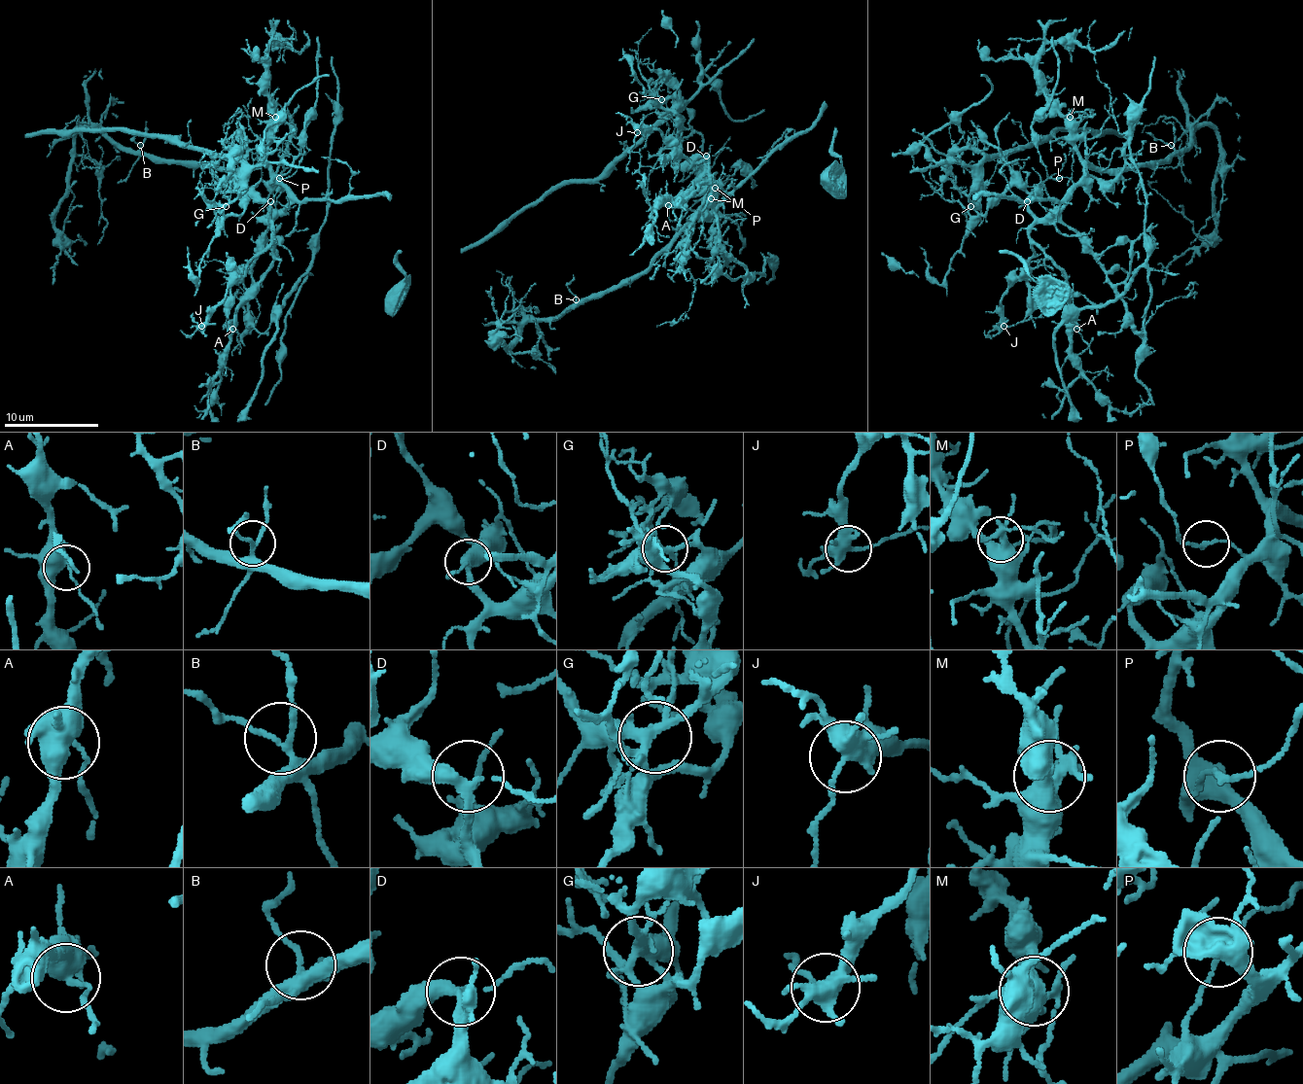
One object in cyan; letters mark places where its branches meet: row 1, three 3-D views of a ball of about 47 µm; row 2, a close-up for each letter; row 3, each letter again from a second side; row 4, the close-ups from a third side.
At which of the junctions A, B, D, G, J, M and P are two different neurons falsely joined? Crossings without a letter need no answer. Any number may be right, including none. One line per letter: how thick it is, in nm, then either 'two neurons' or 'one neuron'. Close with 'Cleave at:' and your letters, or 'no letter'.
A: 400 nm thick; one neuron
B: 170 nm thick; one neuron
D: 280 nm thick; one neuron
G: 280 nm thick; two neurons
J: 400 nm thick; one neuron
M: 440 nm thick; one neuron
P: 140 nm thick; two neurons
Cleave at: G, P

